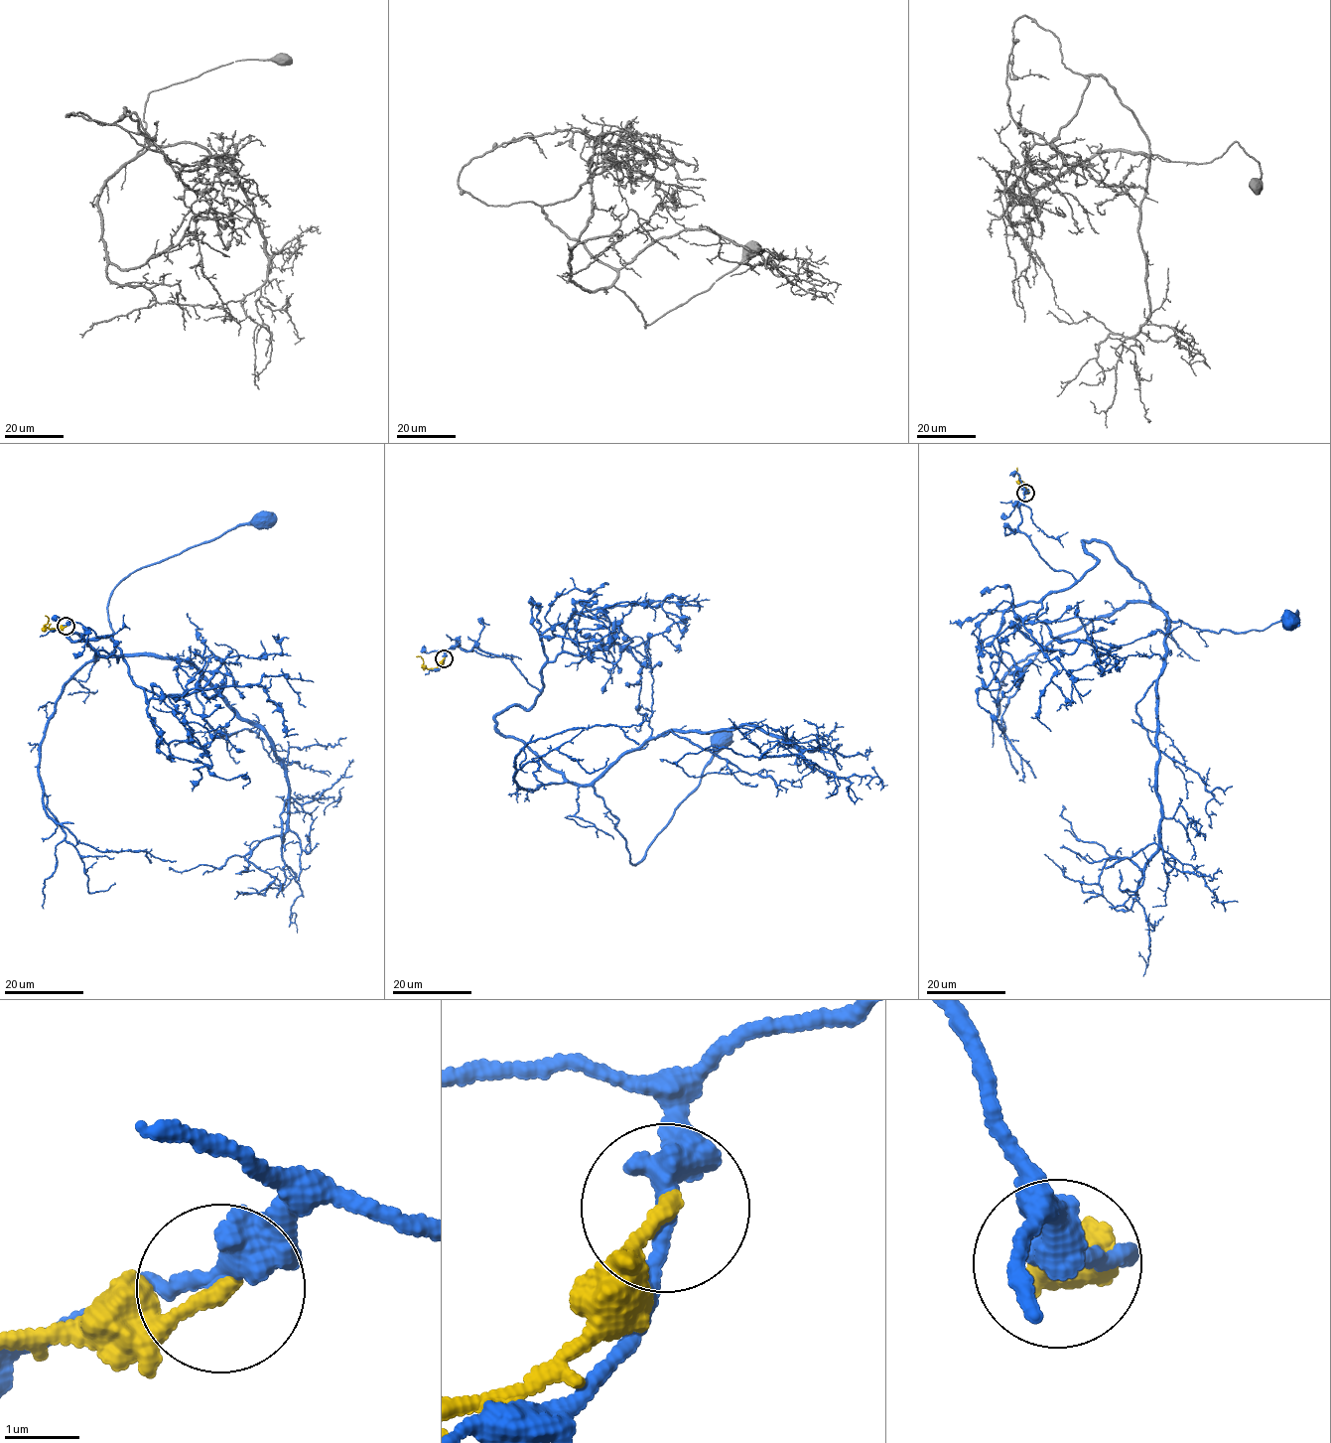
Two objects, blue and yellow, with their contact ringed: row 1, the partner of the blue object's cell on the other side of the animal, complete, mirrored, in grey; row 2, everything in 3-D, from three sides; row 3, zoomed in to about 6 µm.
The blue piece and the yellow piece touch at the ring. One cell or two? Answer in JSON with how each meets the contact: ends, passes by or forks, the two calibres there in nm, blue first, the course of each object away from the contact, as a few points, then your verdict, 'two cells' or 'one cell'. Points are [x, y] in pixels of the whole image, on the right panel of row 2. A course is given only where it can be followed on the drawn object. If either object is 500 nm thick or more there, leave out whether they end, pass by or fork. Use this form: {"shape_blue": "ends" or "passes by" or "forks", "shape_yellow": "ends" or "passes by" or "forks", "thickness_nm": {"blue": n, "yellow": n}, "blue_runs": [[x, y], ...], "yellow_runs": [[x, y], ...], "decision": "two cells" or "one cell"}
{"shape_blue": "passes by", "shape_yellow": "ends", "thickness_nm": {"blue": 320, "yellow": 200}, "blue_runs": [[1026, 493], [1019, 529], [1054, 569], [1080, 579], [1095, 539], [1172, 621], [1244, 632], [1299, 612], [1286, 623]], "yellow_runs": [[1025, 493], [1016, 468]], "decision": "one cell"}

